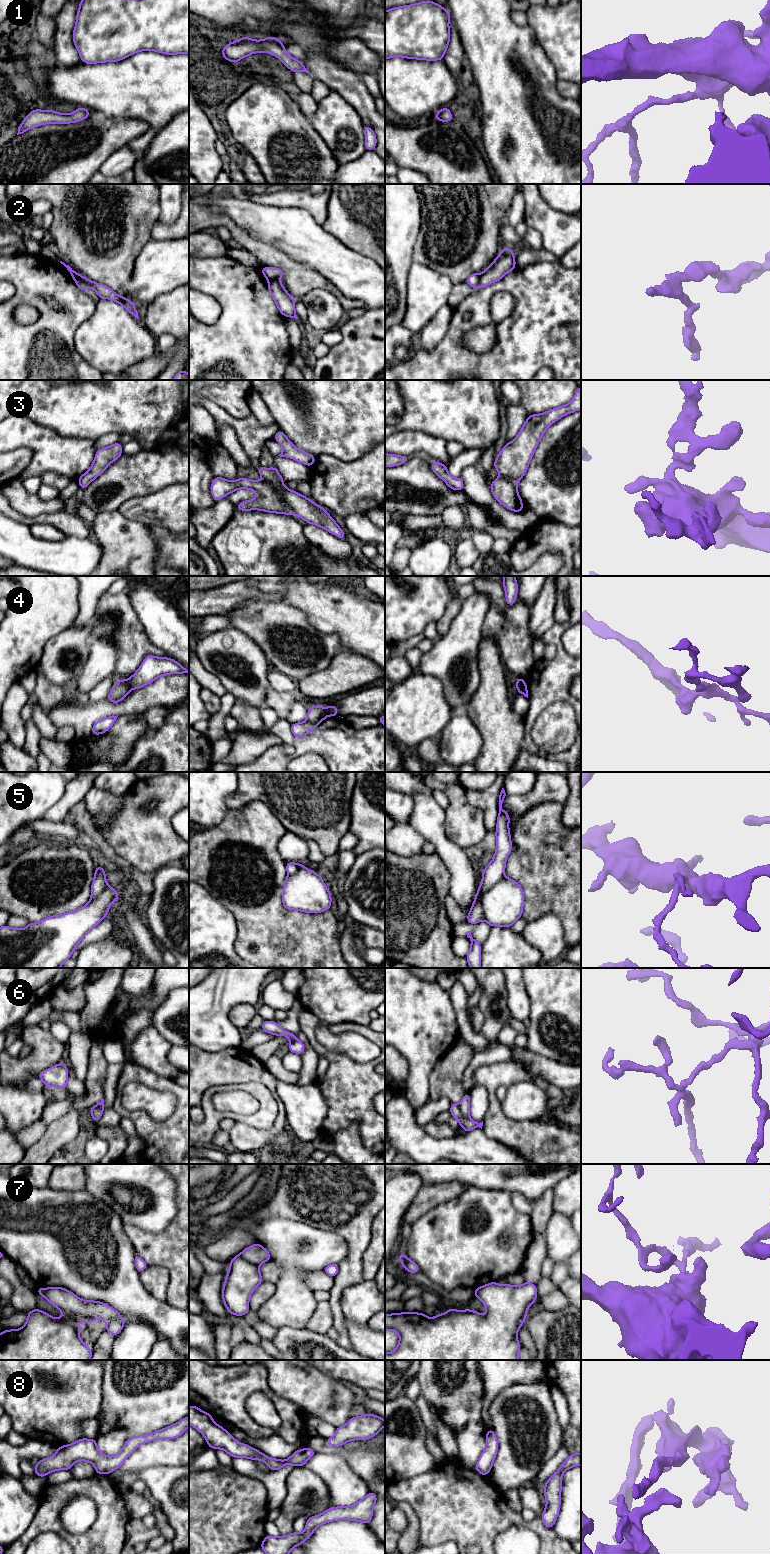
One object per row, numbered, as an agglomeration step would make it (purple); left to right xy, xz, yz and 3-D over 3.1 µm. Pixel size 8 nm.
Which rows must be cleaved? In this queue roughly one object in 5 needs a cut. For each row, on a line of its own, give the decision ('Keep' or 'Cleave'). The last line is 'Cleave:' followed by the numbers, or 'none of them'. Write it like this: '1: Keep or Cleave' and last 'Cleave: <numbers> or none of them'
1: Keep
2: Cleave
3: Keep
4: Cleave
5: Keep
6: Cleave
7: Cleave
8: Keep
Cleave: 2, 4, 6, 7

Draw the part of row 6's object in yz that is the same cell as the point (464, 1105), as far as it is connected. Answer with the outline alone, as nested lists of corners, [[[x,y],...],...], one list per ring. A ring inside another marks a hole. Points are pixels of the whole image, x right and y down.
[[[465,1093],[462,1101],[458,1104],[460,1111],[463,1115],[469,1115],[470,1113],[470,1094]]]

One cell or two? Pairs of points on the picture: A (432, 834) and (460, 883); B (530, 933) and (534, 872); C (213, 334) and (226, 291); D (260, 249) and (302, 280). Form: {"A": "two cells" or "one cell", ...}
{"A": "one cell", "B": "two cells", "C": "one cell", "D": "one cell"}

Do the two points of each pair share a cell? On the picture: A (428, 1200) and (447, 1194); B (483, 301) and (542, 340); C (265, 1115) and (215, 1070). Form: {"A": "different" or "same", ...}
{"A": "same", "B": "same", "C": "different"}

